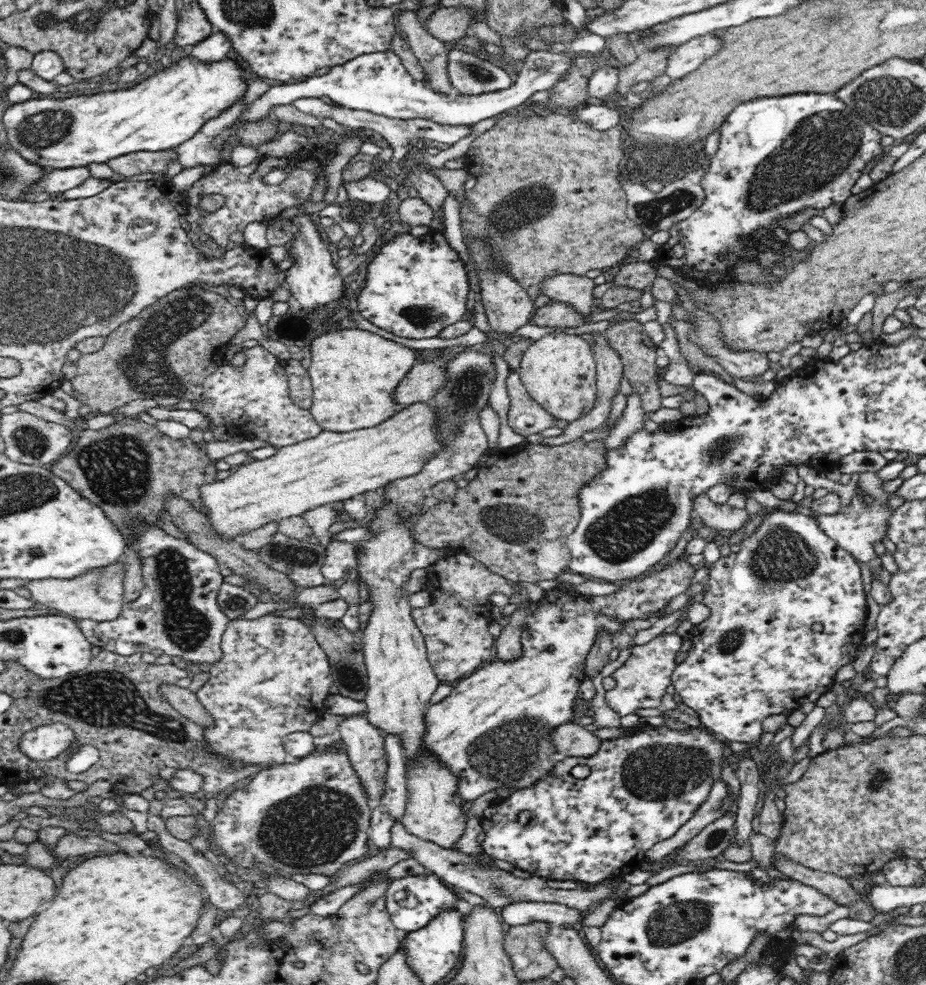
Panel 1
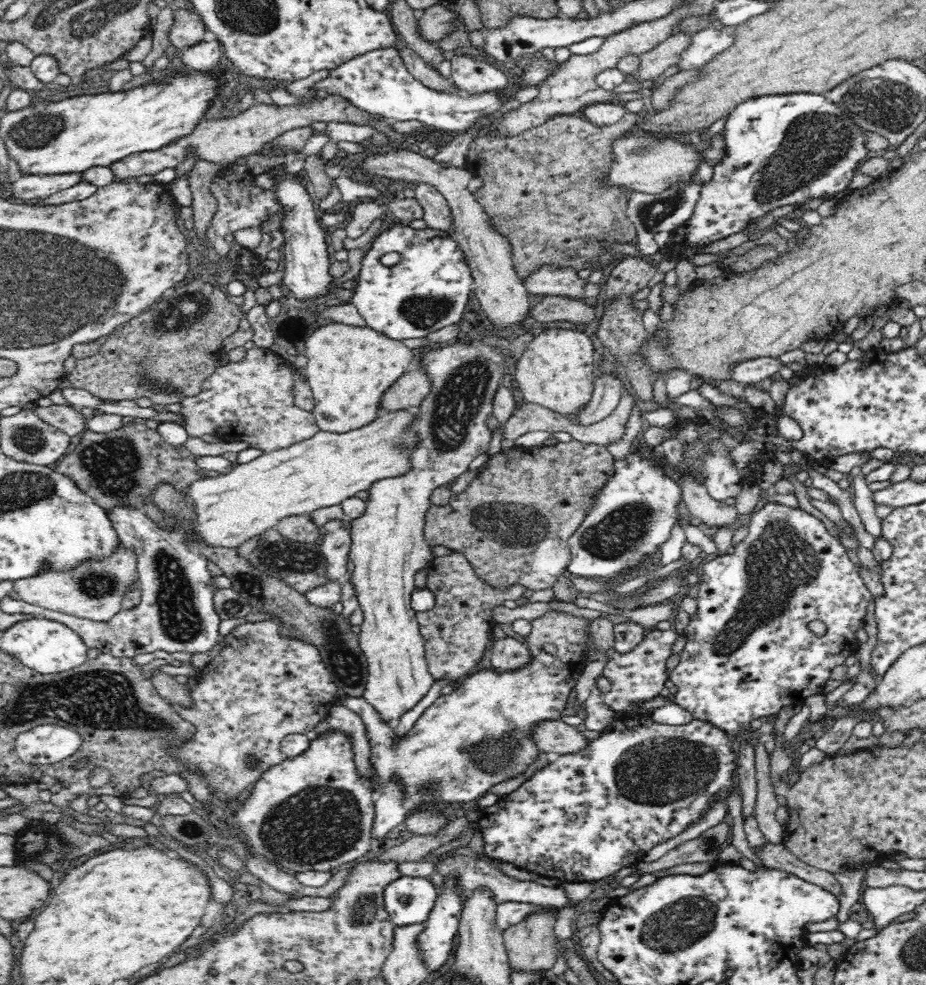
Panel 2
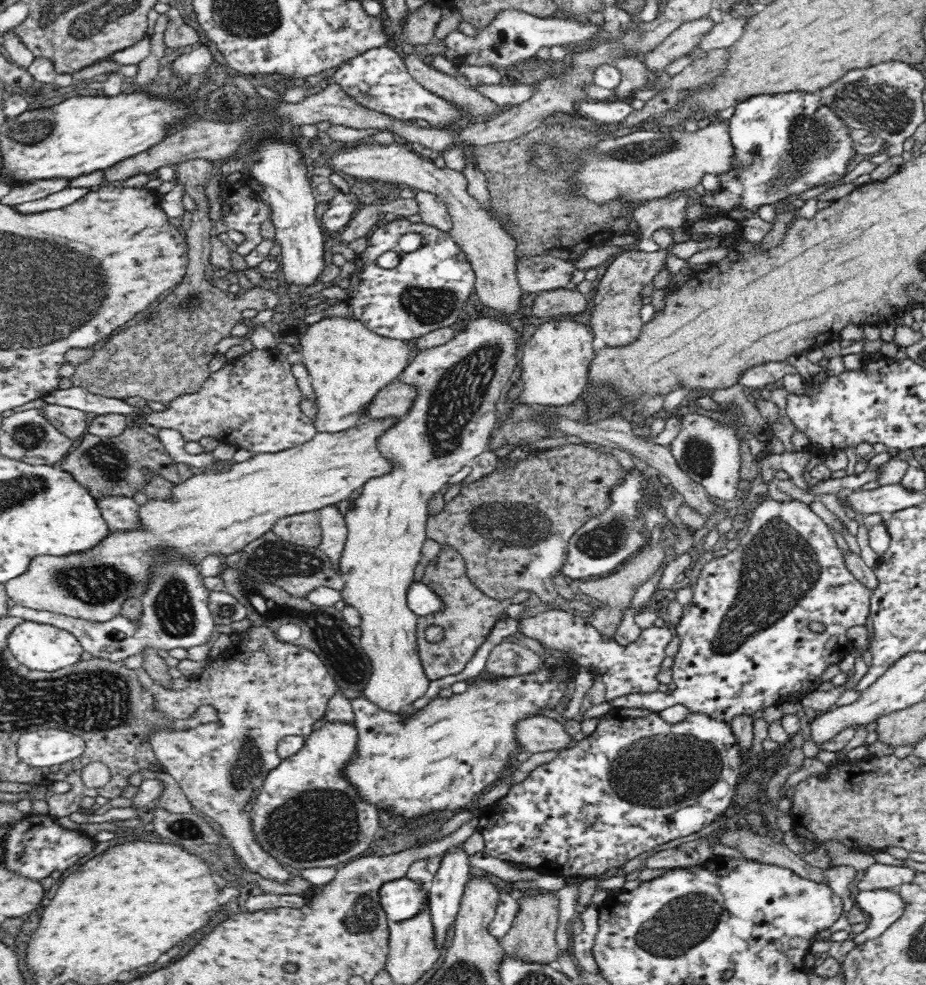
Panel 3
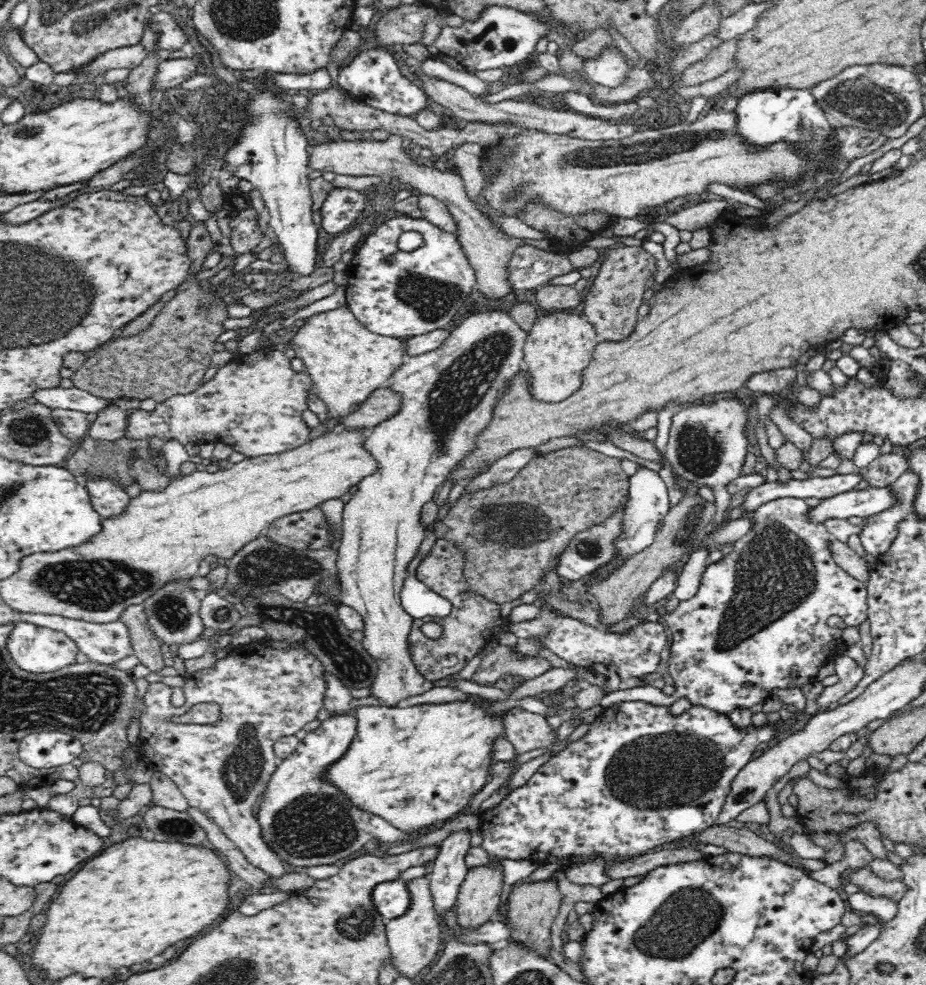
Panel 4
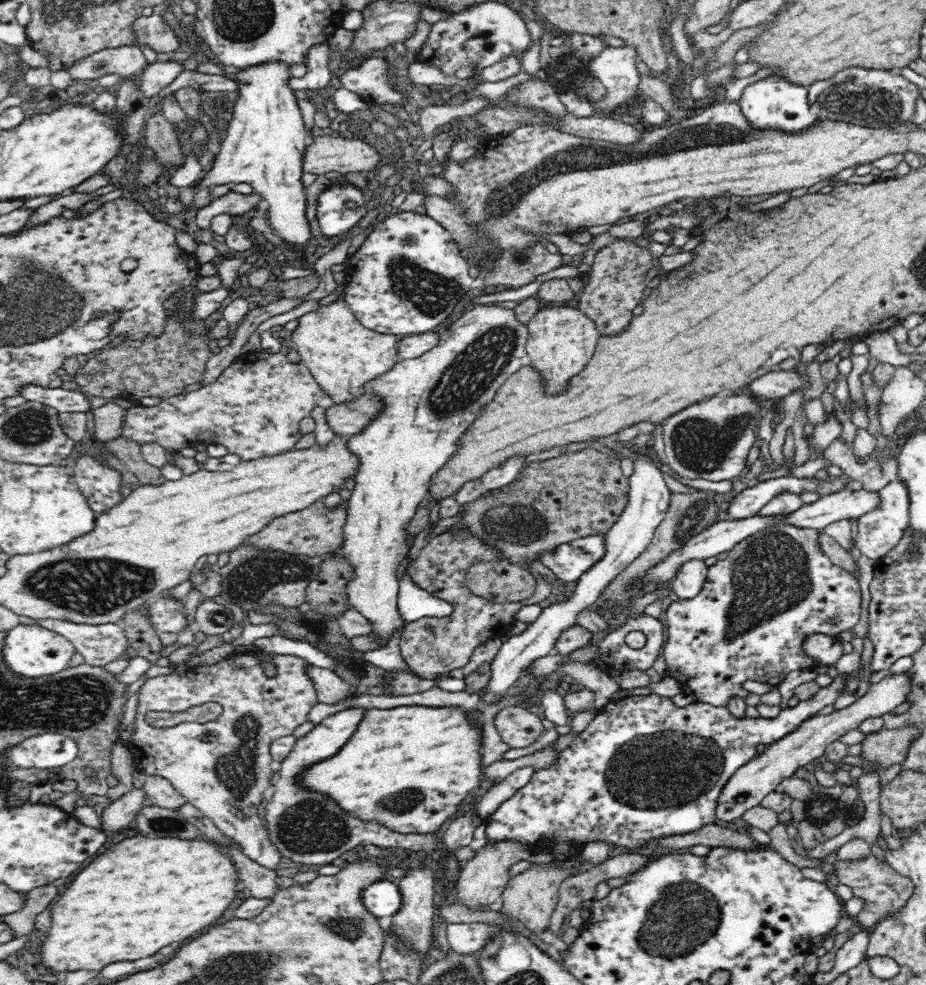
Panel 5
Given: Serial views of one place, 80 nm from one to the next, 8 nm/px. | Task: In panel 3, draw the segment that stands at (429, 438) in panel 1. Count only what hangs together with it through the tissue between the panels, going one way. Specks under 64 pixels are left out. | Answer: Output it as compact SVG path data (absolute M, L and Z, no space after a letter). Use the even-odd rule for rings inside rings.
M398 417L383 418L380 420L364 420L358 425L352 428L346 428L336 433L321 432L316 433L312 440L301 444L300 446L289 448L288 450L283 450L277 453L264 453L252 455L249 460L245 462L233 462L230 470L219 473L212 473L209 471L203 471L199 474L192 474L190 478L180 482L180 484L172 483L172 492L168 498L160 500L159 498L147 498L146 502L142 505L138 505L138 526L136 528L130 528L130 530L108 530L106 538L103 538L98 546L90 548L90 550L85 550L84 552L76 552L76 554L64 555L64 556L52 556L50 554L34 556L30 560L26 572L22 572L20 576L16 576L12 580L4 583L4 591L6 591L6 596L11 599L16 605L26 607L35 611L48 611L56 614L63 614L64 616L71 616L72 618L84 619L92 622L106 622L107 620L112 620L116 616L120 616L122 605L125 600L128 599L140 599L141 596L148 590L151 583L151 576L155 575L155 570L160 563L165 563L166 561L171 561L172 559L182 559L182 561L190 561L194 567L202 561L206 556L210 554L217 554L220 556L230 556L236 552L240 552L243 548L250 544L250 541L256 540L264 536L278 519L284 518L285 516L292 516L297 514L302 514L304 512L312 512L314 510L318 511L324 506L330 506L330 504L338 504L340 500L346 500L350 498L353 490L358 490L370 478L374 476L382 476L386 472L390 472L391 465L390 462L386 461L386 458L380 455L380 451L376 448L376 438L386 430L390 428L392 424L396 424Z

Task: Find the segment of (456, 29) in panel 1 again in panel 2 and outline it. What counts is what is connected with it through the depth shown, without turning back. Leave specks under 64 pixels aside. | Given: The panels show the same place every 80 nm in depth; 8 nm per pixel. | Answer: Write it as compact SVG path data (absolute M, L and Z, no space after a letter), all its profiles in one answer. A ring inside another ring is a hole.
M441 4L431 5L420 13L416 20L418 35L426 41L435 43L448 34L448 26L452 28L454 13Z

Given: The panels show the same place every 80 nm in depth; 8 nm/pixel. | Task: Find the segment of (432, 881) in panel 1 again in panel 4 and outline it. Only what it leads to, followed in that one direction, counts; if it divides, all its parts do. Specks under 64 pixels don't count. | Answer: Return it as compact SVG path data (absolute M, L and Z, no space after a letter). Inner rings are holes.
M386 881L376 884L370 892L370 899L378 914L386 918L396 918L410 908L410 895L404 881Z

